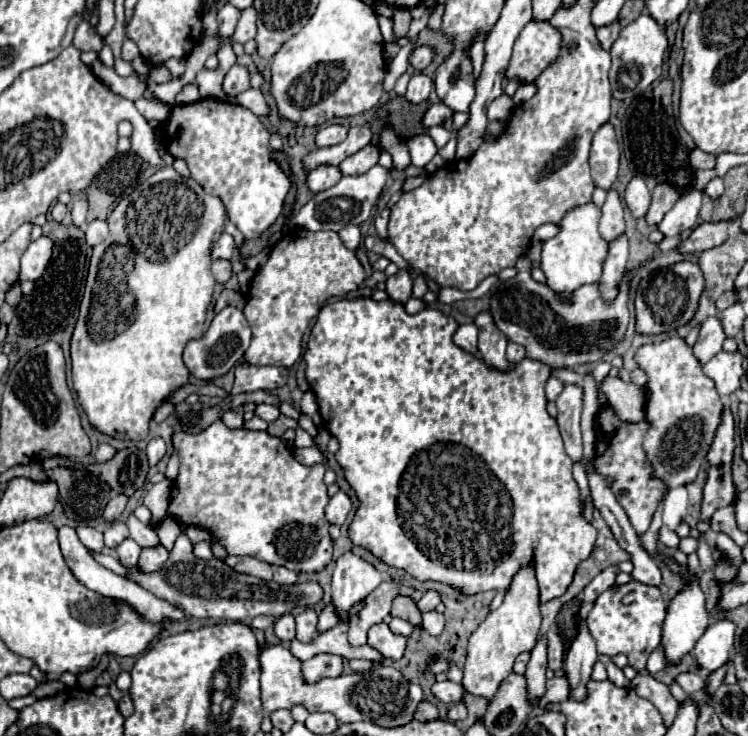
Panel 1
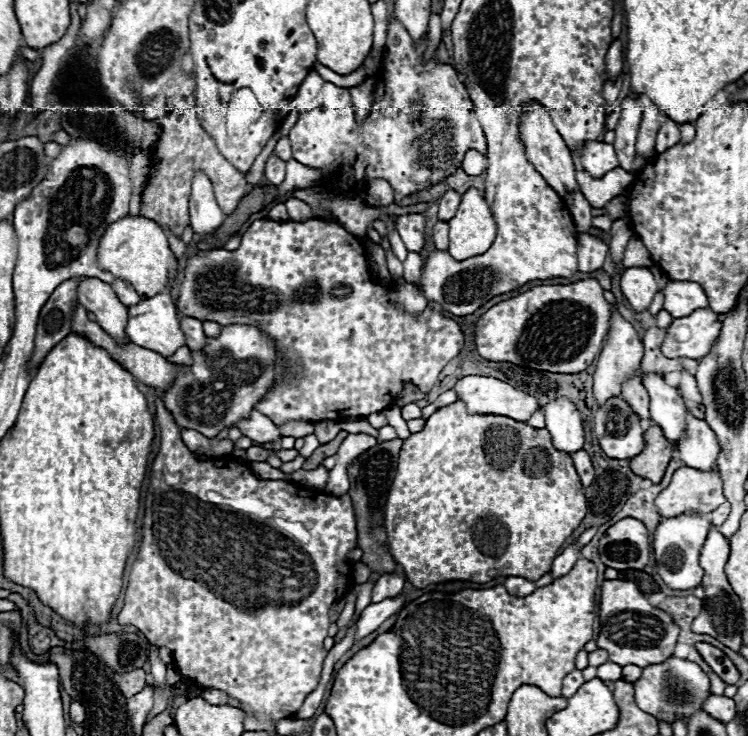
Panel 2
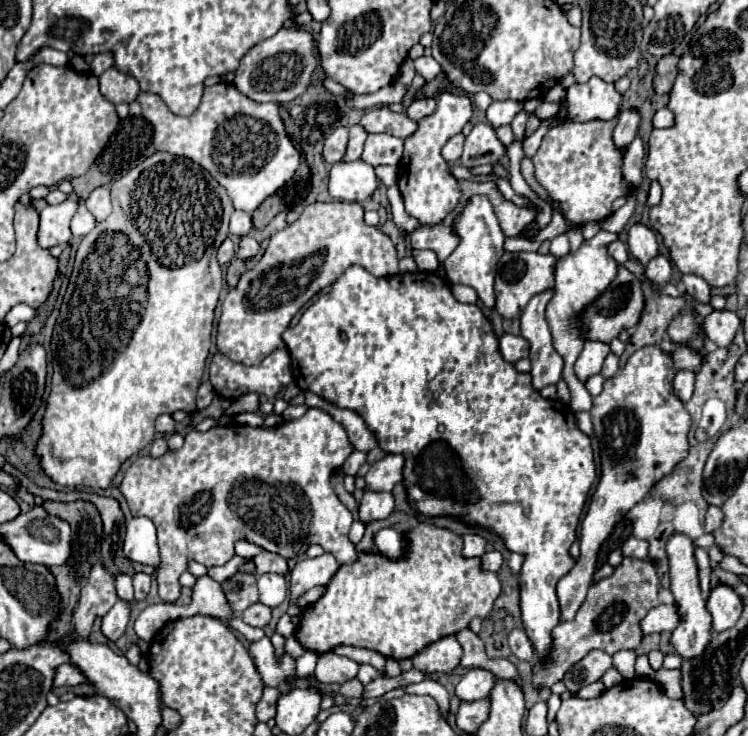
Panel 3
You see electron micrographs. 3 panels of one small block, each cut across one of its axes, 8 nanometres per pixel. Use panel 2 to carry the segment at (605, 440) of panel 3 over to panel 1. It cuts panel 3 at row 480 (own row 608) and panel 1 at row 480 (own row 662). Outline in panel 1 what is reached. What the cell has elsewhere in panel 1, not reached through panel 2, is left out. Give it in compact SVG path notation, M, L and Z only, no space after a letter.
M604 406L596 418L596 432L598 432L596 470L602 476L614 480L612 492L616 492L616 500L620 500L620 506L628 512L628 520L632 520L632 526L636 528L638 536L642 536L648 530L656 506L666 492L664 484L658 478L652 478L652 466L642 450L642 436L646 430L648 430L646 420L638 424L622 422L612 406Z

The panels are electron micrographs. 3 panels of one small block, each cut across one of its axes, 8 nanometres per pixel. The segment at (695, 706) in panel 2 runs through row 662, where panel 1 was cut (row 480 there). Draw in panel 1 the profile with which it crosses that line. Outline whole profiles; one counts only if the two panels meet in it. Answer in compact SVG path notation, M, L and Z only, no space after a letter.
M670 336L656 344L644 344L634 354L636 364L646 372L646 420L648 420L648 432L644 434L644 452L648 456L648 462L652 464L652 476L664 482L666 492L678 486L686 486L692 480L696 480L700 466L706 462L708 448L714 440L716 428L720 424L720 416L724 410L724 404L716 392L716 386L708 376L702 372L700 360L696 360L692 346L686 344L680 336Z

